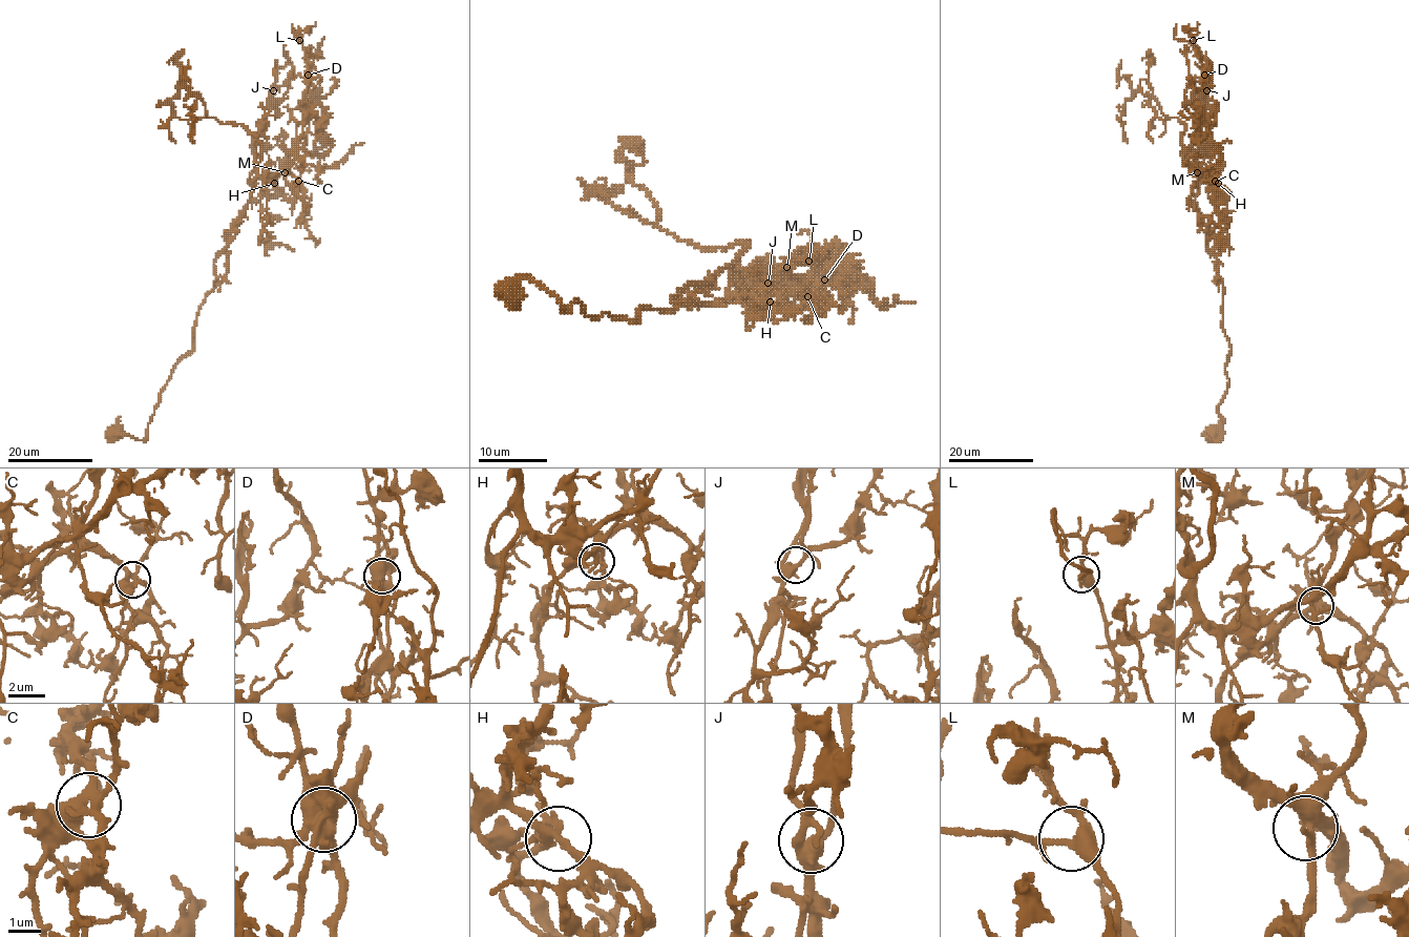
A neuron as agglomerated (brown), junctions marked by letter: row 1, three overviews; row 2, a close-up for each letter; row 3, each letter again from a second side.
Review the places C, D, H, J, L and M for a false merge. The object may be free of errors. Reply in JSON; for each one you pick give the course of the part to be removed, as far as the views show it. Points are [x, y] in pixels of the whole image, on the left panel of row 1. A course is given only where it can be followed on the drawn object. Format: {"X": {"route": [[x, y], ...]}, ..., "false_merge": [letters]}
{"D": {"route": [[309, 75], [300, 32], [316, 22]]}, "false_merge": ["D"]}

